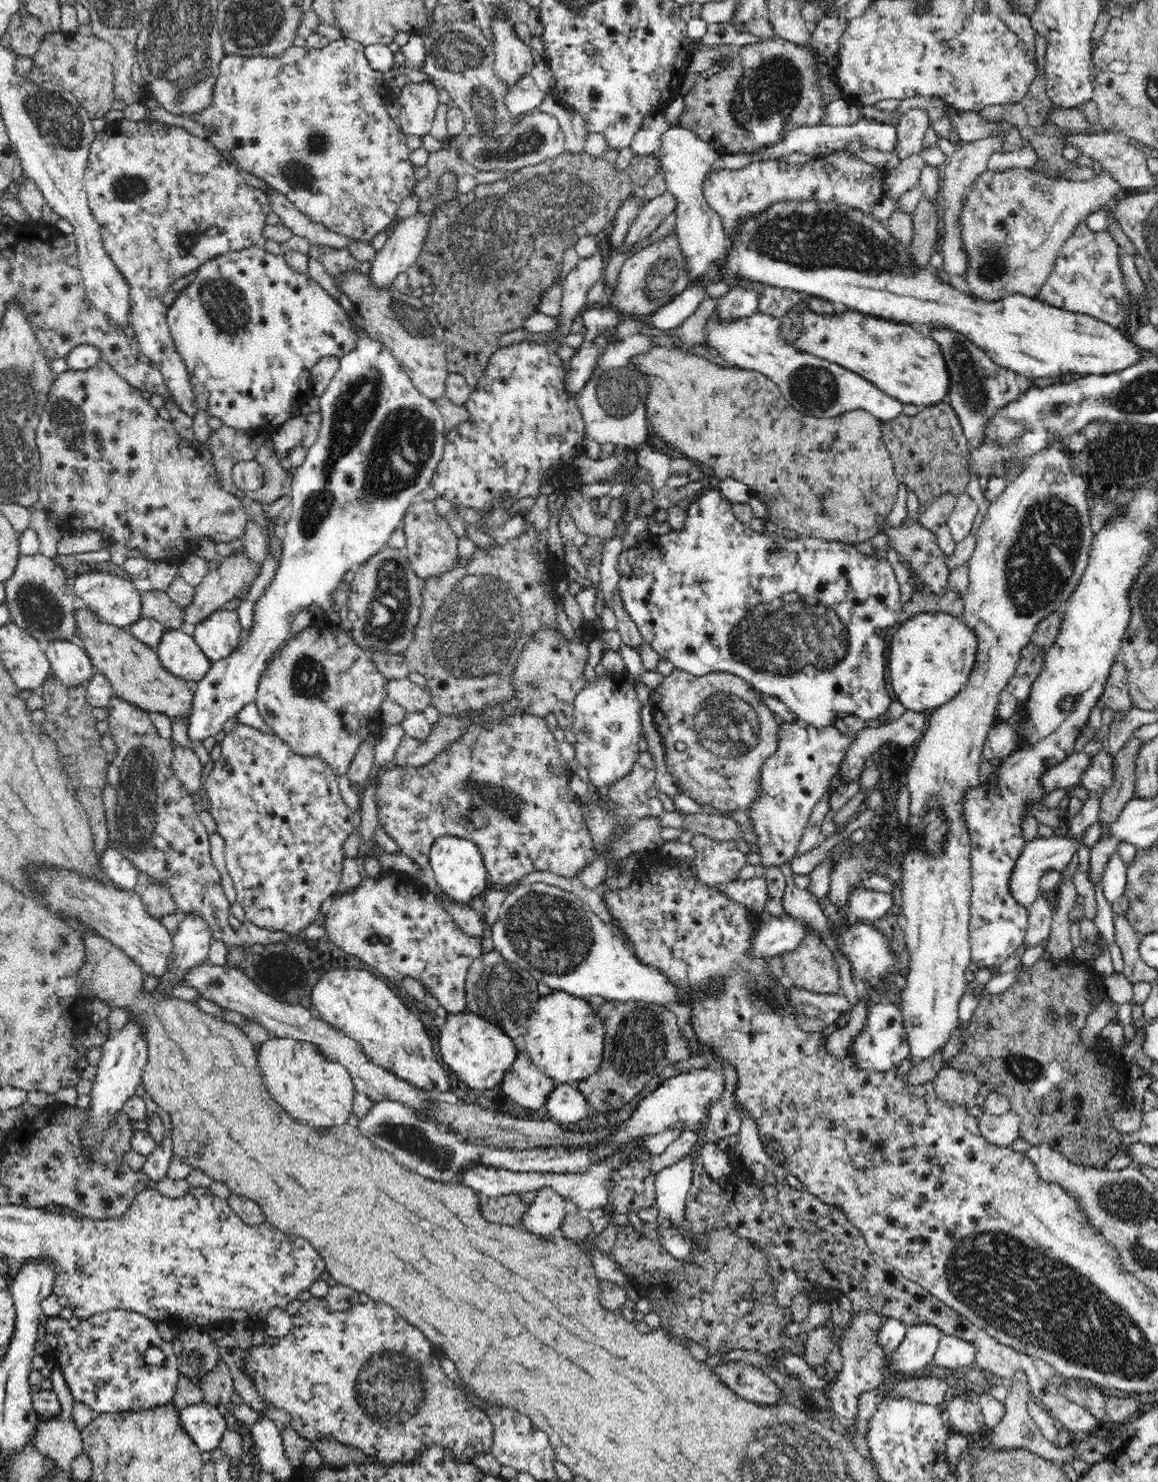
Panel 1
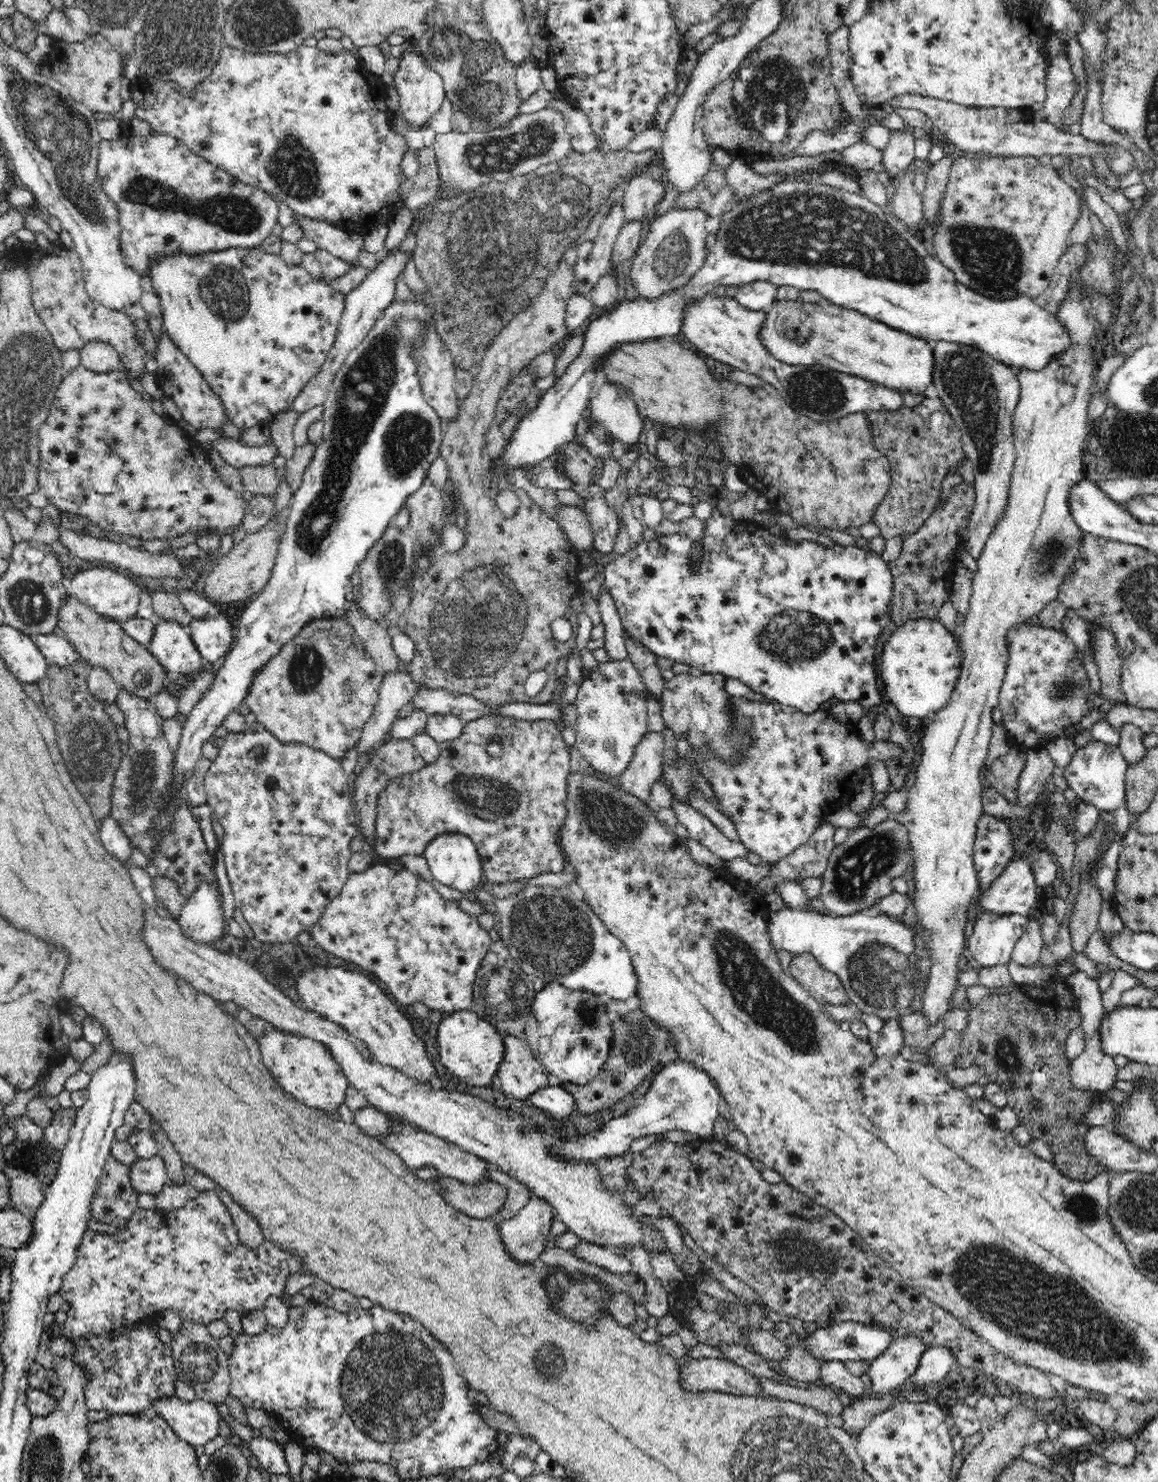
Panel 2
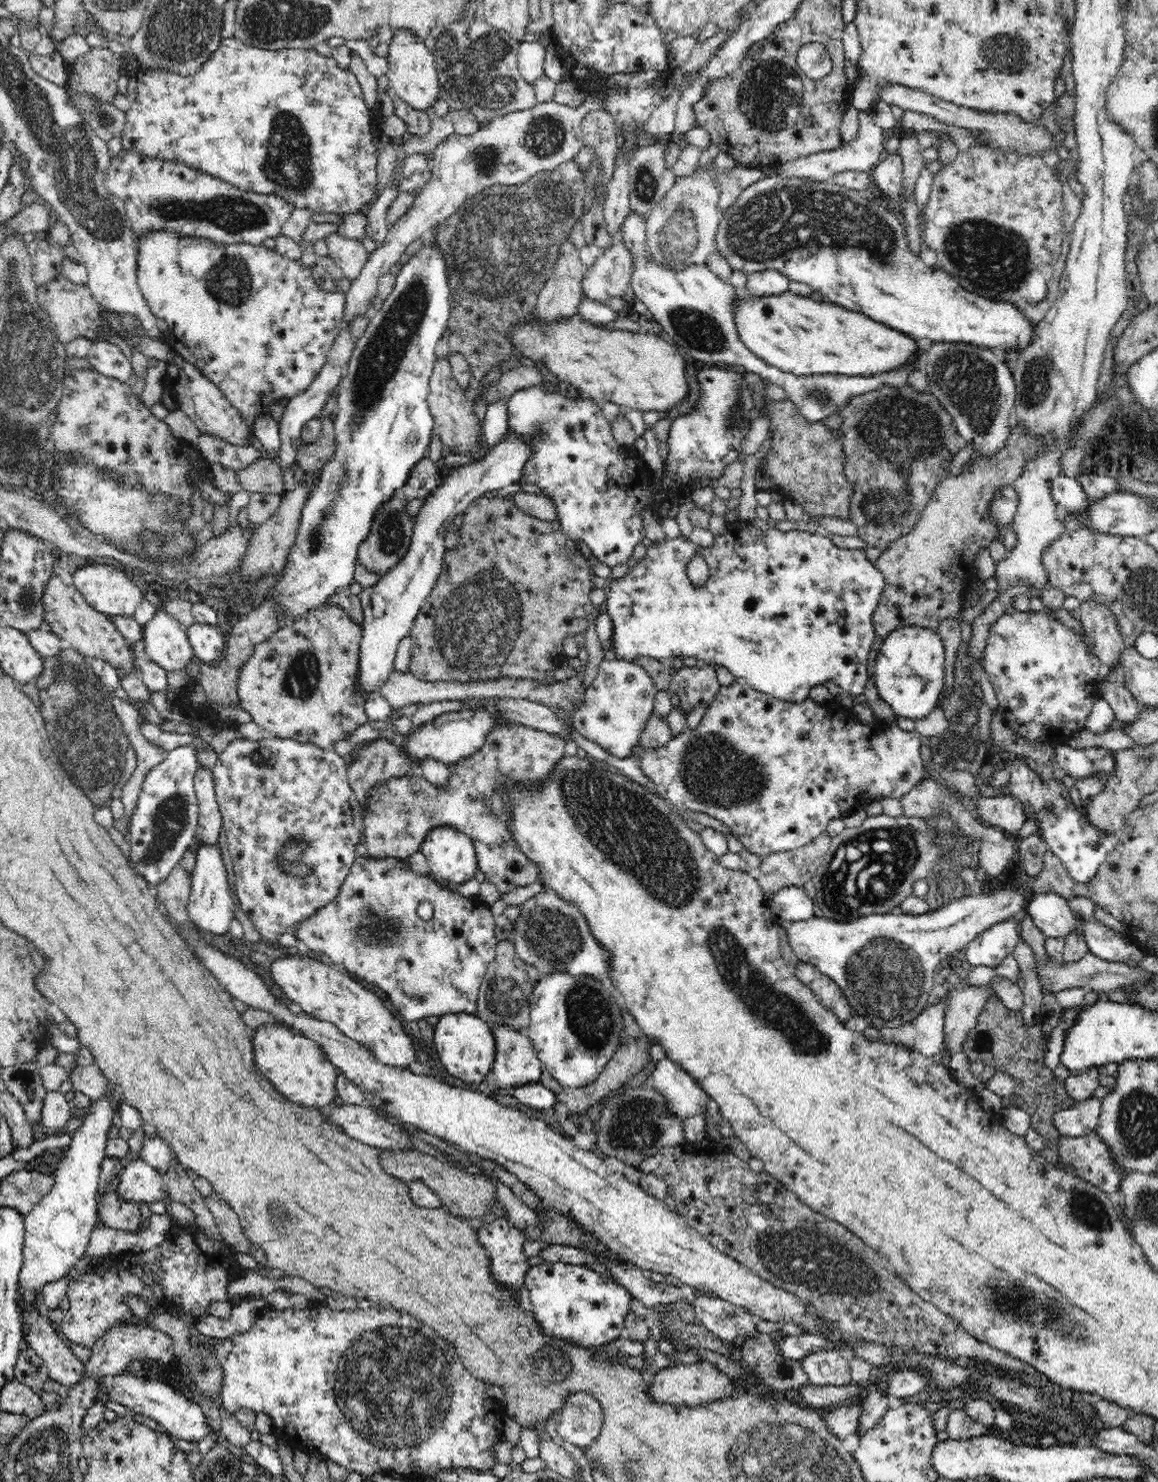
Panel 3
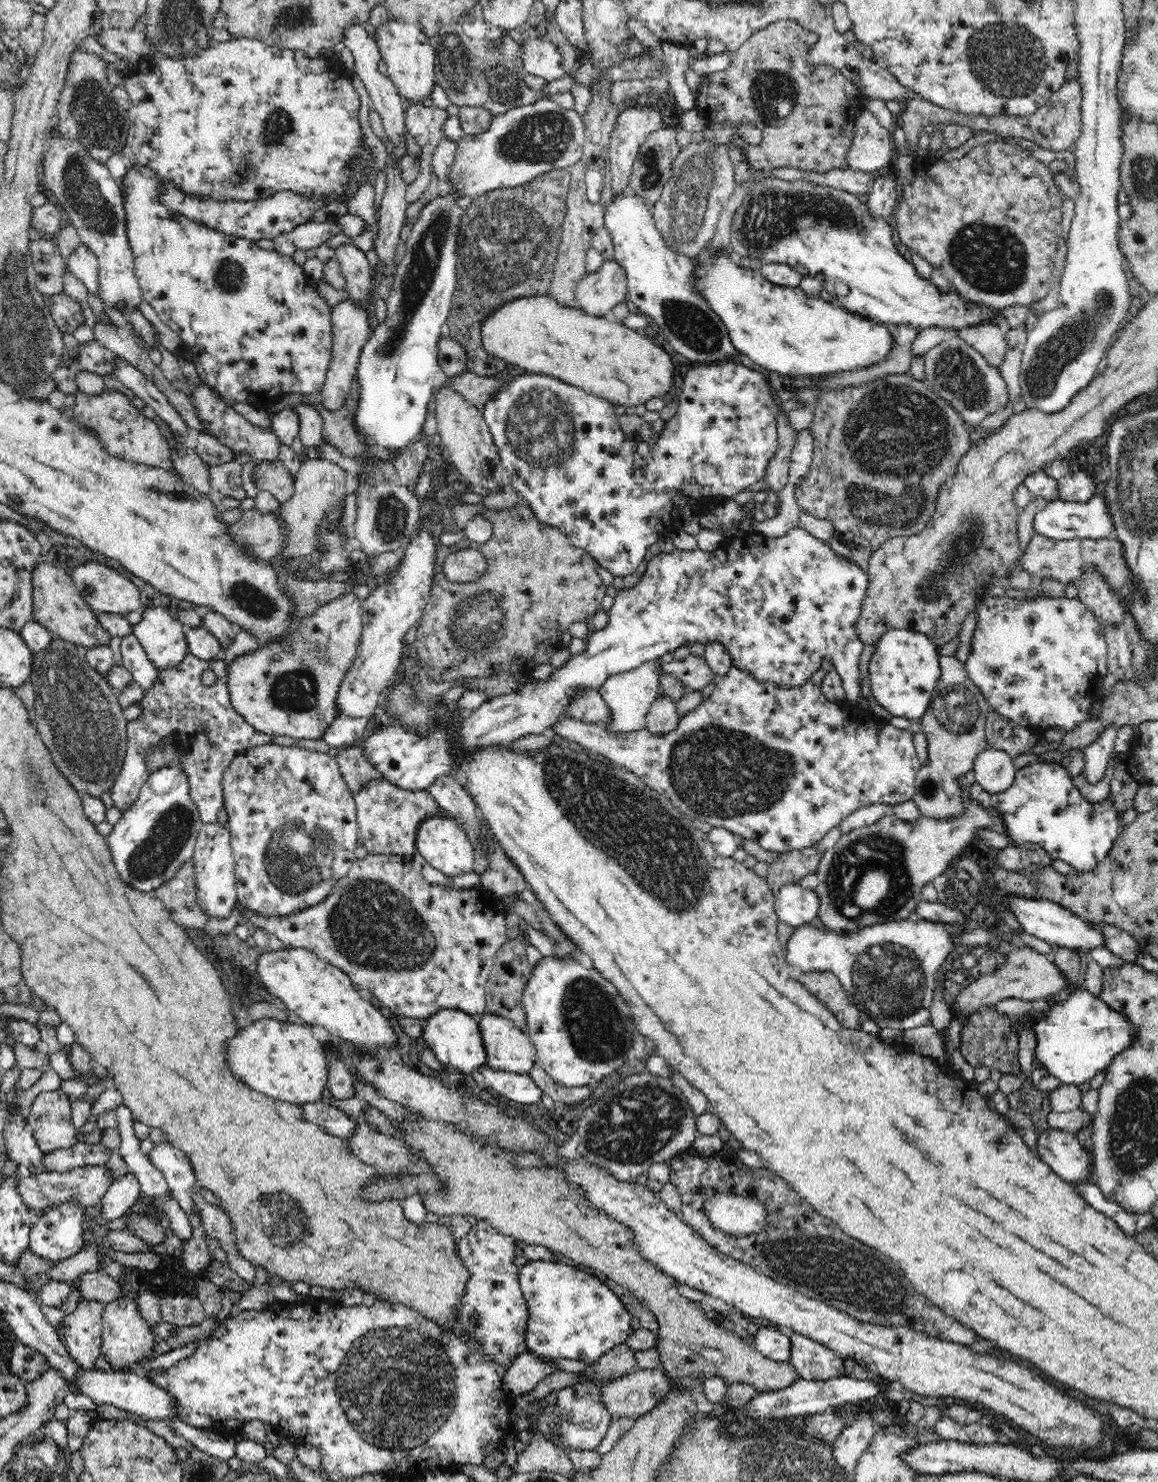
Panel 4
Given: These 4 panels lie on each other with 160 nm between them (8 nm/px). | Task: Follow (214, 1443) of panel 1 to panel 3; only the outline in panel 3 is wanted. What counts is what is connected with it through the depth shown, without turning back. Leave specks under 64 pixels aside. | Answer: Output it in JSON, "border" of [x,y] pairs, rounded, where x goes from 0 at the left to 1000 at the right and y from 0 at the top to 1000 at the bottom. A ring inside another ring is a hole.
{"border":[[[93,928],[85,933],[85,941],[91,941],[93,945],[102,946],[111,949],[116,953],[128,955],[131,958],[142,962],[148,969],[158,970],[164,973],[174,972],[176,970],[182,969],[184,966],[176,956],[174,950],[168,945],[161,944],[154,940],[141,931],[133,930],[117,929],[116,928]]]}

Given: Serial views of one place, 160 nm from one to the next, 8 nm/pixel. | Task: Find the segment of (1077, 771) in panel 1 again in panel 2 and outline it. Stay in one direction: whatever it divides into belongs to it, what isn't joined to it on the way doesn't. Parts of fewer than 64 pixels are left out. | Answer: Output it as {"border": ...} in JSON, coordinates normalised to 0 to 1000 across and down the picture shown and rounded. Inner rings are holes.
{"border":[[[905,505],[885,506],[885,516],[880,524],[877,534],[877,540],[881,544],[891,544],[895,543],[898,535],[902,534],[903,528],[908,524],[909,520],[913,519]]]}

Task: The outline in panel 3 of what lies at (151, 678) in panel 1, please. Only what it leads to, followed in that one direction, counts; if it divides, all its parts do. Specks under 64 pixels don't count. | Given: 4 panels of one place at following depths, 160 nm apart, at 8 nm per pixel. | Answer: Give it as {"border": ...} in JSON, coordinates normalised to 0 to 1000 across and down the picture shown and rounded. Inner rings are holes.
{"border":[[[47,388],[43,390],[41,399],[36,404],[38,417],[45,426],[60,433],[60,436],[68,441],[77,445],[83,444],[84,446],[92,446],[98,451],[106,451],[109,455],[117,453],[118,445],[115,435],[104,428],[93,415],[80,411],[64,395],[59,395]]]}

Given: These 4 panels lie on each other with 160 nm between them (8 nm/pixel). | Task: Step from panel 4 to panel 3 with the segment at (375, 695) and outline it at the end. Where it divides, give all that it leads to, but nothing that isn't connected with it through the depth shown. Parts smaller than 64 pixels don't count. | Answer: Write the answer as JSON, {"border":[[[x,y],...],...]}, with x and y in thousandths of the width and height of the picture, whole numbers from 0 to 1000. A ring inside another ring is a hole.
{"border":[[[439,292],[432,298],[425,300],[416,310],[406,312],[404,314],[397,314],[390,316],[385,321],[383,321],[381,326],[377,330],[371,333],[366,340],[363,342],[363,346],[357,351],[357,360],[352,373],[345,378],[345,381],[340,382],[333,389],[328,390],[326,394],[320,397],[314,397],[310,401],[313,410],[313,419],[312,420],[313,430],[311,433],[311,465],[318,468],[318,471],[320,468],[327,468],[330,462],[335,459],[337,454],[340,453],[340,446],[343,442],[344,435],[347,430],[353,429],[353,426],[356,425],[357,420],[362,414],[364,410],[366,409],[367,405],[374,399],[374,396],[377,395],[377,391],[380,389],[382,385],[383,374],[387,372],[385,366],[383,366],[383,360],[385,354],[394,350],[396,347],[400,347],[405,339],[409,337],[415,336],[415,333],[423,333],[431,329],[437,329],[439,327],[444,327],[450,323],[450,317],[454,312],[459,309],[461,302],[459,299],[463,296],[459,295],[453,295],[447,292]],[[323,401],[326,401],[332,404],[333,409],[321,409],[320,404]]]}

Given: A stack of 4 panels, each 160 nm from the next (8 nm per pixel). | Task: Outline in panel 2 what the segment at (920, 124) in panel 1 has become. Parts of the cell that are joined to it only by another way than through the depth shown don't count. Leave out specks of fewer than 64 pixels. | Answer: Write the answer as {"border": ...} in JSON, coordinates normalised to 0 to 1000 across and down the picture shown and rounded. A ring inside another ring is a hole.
{"border":[[[788,88],[769,88],[767,99],[762,102],[763,115],[770,120],[771,124],[790,107],[790,94]]]}

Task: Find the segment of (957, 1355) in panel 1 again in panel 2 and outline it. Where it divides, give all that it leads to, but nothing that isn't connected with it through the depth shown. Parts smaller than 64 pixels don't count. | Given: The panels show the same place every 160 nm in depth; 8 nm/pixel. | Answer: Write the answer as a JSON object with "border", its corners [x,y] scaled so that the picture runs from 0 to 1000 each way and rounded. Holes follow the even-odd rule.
{"border":[[[803,908],[796,913],[794,922],[788,926],[786,934],[794,937],[798,934],[813,931],[819,927],[819,924],[828,922],[829,921],[820,910]]]}

